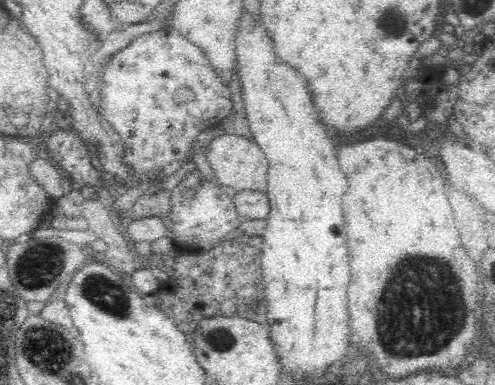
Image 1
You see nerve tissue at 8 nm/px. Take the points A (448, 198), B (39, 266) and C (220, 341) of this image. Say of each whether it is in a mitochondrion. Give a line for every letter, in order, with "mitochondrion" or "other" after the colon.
A: other
B: mitochondrion
C: mitochondrion

